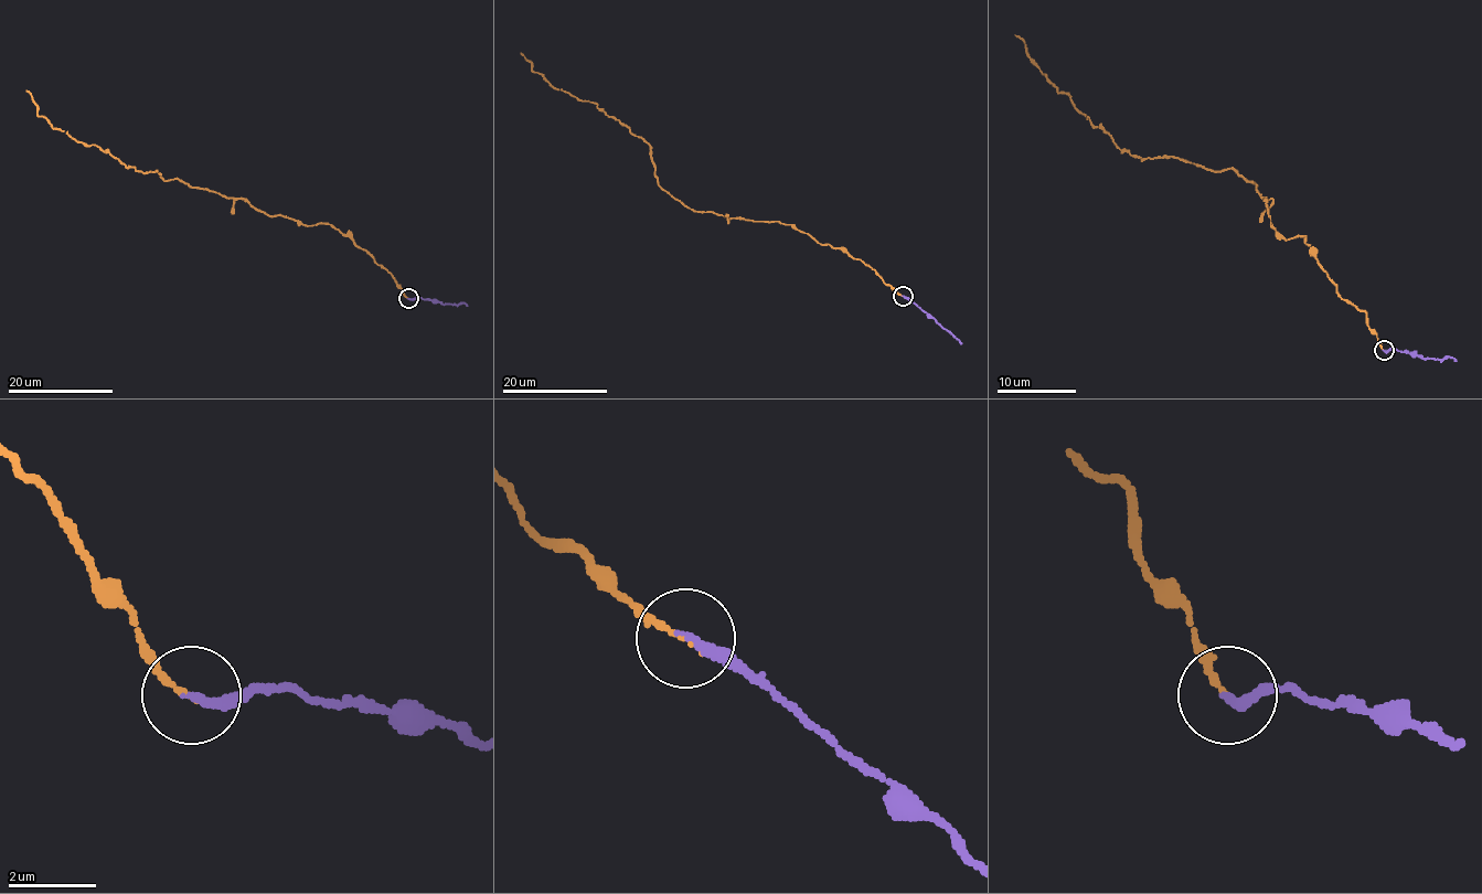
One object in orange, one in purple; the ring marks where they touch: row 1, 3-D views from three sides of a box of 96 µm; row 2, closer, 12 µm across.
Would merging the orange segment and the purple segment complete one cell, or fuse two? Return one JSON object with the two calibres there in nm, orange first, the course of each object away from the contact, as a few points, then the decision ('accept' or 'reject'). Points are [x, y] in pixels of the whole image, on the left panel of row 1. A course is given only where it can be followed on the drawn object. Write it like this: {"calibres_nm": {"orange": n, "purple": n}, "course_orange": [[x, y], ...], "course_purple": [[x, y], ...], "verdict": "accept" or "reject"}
{"calibres_nm": {"orange": 120, "purple": 240}, "course_orange": [[408, 298], [334, 227], [269, 216], [241, 199], [138, 172], [53, 128], [25, 91]], "course_purple": [[408, 298], [468, 306]], "verdict": "reject"}

